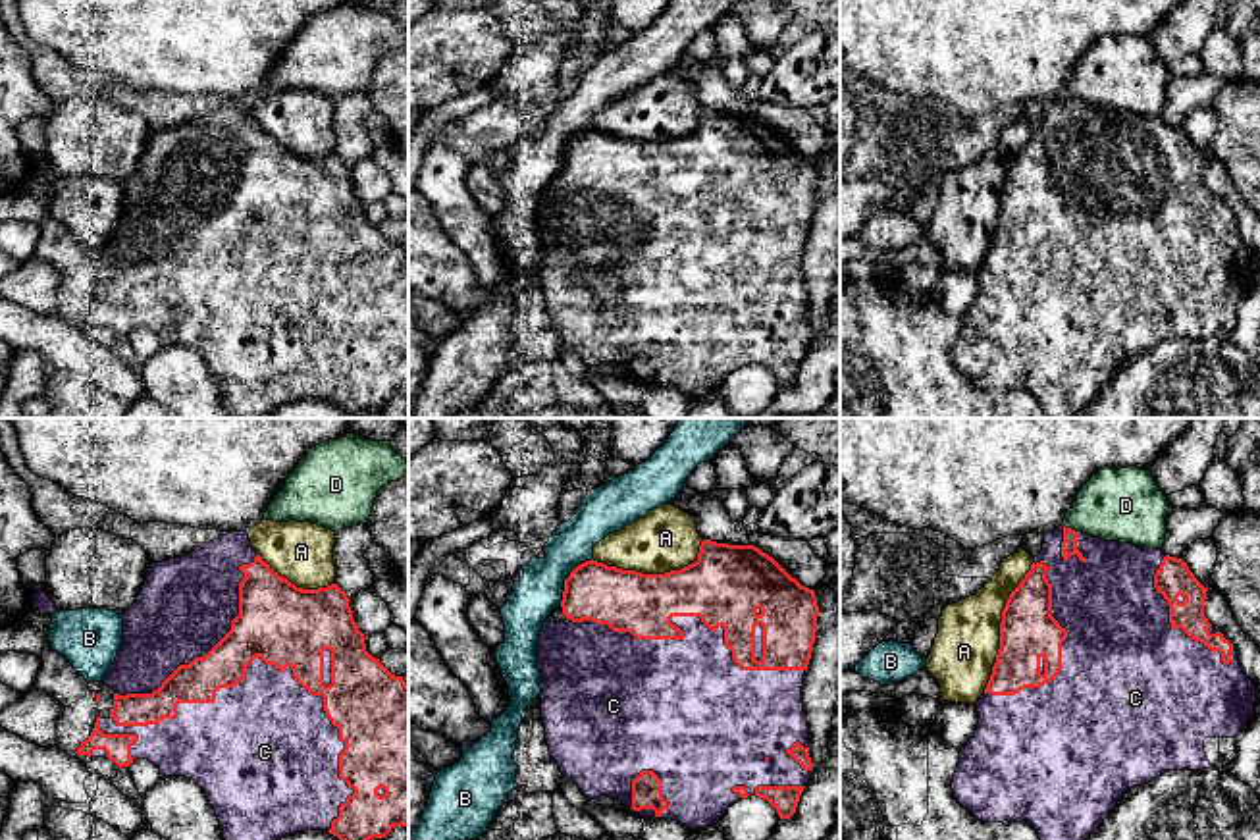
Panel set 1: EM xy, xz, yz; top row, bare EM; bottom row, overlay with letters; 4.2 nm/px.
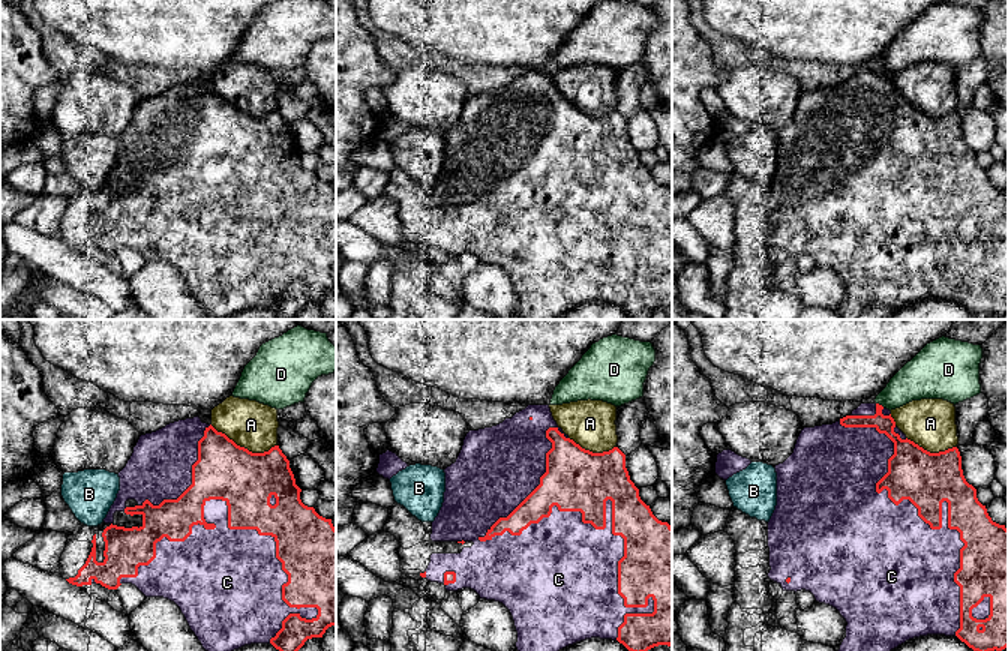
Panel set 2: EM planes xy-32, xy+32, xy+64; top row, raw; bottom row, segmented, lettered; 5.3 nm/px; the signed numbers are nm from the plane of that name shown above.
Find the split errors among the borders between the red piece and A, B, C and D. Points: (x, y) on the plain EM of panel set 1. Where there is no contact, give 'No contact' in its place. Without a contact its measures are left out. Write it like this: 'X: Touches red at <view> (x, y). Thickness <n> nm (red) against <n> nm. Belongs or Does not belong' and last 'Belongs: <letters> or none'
A: Touches red at yz (1000, 197). Thickness 240 nm (red) against 260 nm. Does not belong
B: Touches red at xz (567, 147). Thickness 260 nm (red) against 190 nm. Does not belong
C: Touches red at xy (257, 224). Thickness 340 nm (red) against 360 nm. Belongs
D: Touches red at yz (1070, 97). Thickness 60 nm (red) against 300 nm. Does not belong
Belongs: C

